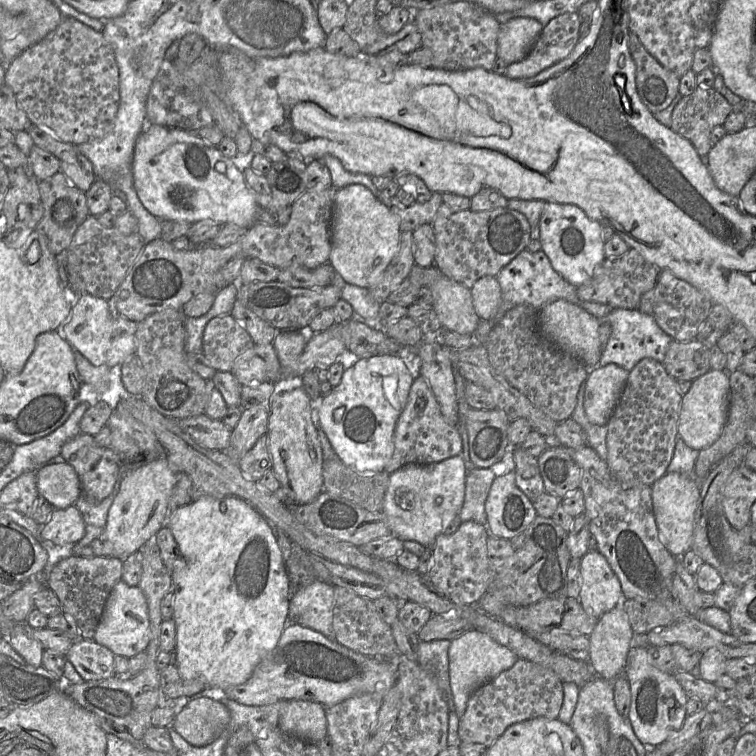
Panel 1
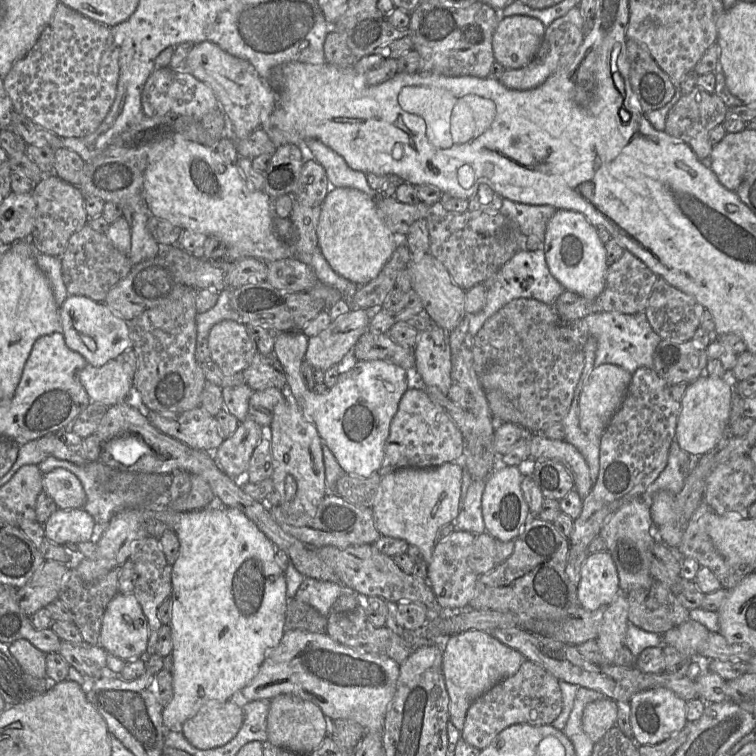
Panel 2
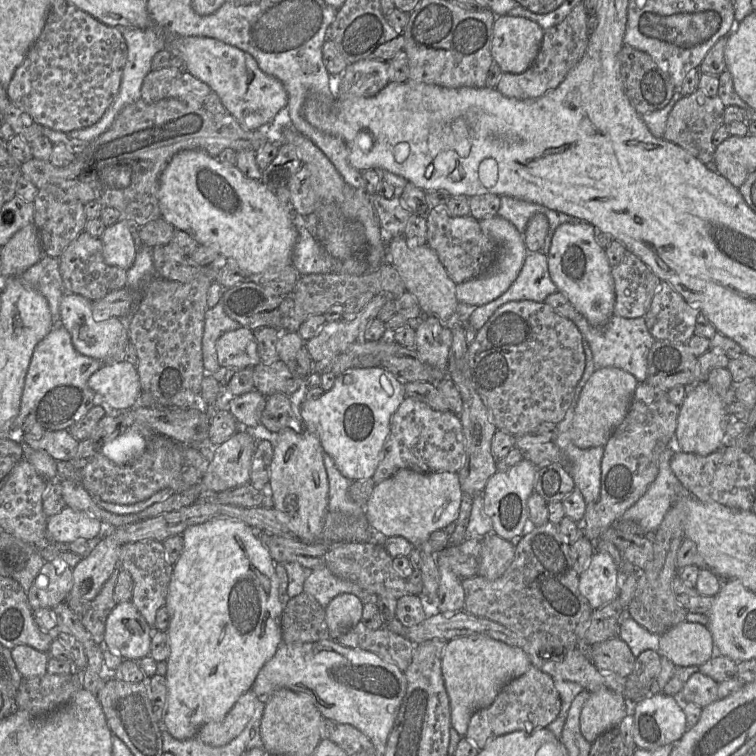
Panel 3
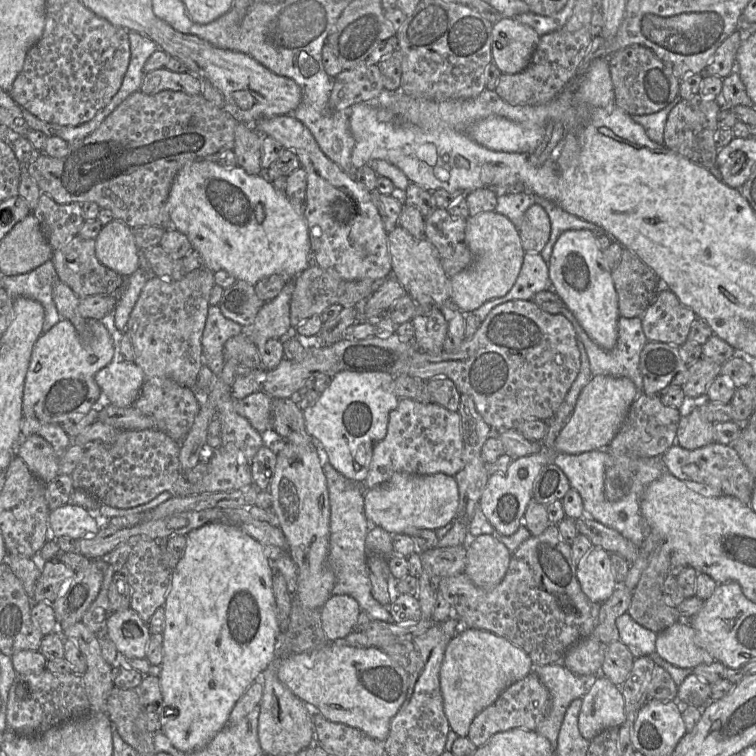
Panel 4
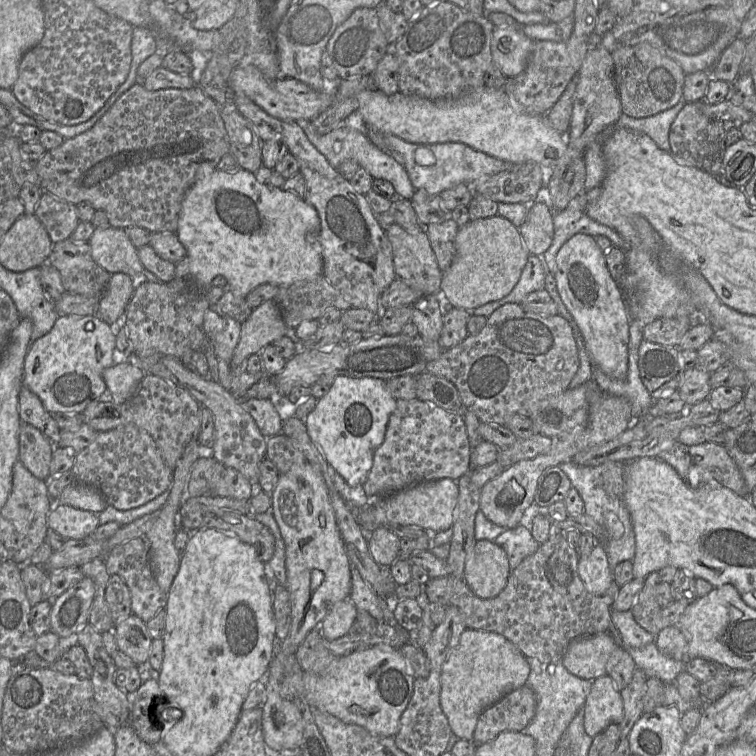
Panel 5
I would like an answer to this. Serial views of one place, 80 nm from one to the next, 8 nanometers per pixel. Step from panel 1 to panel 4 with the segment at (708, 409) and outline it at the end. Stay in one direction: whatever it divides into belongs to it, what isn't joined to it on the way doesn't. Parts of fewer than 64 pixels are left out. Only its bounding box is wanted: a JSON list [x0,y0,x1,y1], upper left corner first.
[677,405,715,450]

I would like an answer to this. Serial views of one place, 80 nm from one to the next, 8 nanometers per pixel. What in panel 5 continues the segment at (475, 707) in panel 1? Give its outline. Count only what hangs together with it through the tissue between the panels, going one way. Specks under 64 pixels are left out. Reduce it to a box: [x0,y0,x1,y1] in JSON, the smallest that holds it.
[472,685,536,746]

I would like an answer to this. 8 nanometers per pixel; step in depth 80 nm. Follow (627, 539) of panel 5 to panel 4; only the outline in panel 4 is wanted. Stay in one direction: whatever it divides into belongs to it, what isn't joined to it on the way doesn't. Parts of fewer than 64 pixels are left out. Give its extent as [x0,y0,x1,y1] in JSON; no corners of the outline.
[553,447,668,547]

